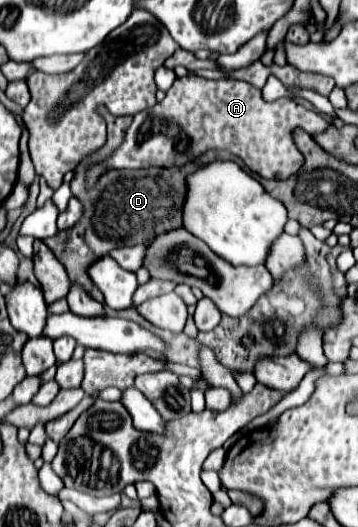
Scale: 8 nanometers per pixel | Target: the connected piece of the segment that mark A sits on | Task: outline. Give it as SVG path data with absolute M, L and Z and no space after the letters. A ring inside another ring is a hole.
M193 72L177 78L167 96L153 108L133 116L123 144L103 164L91 168L89 182L93 184L107 168L149 168L149 166L181 166L201 156L205 150L221 148L239 156L245 166L273 180L285 180L301 168L301 152L293 144L293 128L303 128L309 134L327 128L317 112L295 104L291 98L265 102L261 90L241 80L207 80Z

